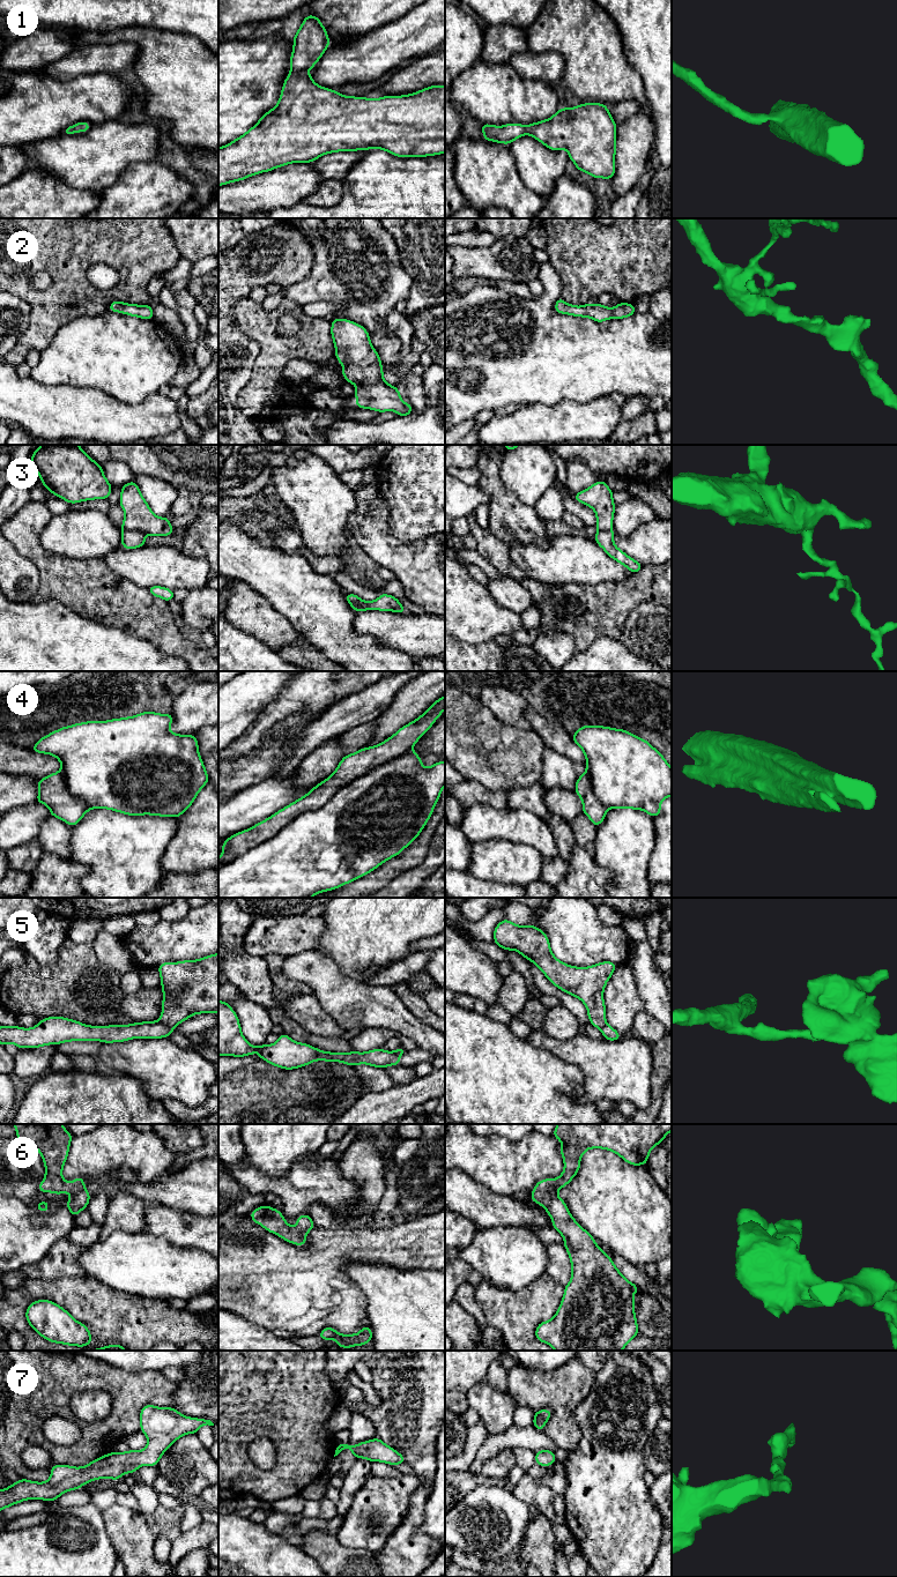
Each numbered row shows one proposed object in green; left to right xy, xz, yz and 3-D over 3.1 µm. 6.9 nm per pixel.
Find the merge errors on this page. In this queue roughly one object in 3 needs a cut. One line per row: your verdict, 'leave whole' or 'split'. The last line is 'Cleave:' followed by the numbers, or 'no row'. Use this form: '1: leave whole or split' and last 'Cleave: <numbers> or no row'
1: leave whole
2: leave whole
3: split
4: split
5: split
6: leave whole
7: leave whole
Cleave: 3, 4, 5

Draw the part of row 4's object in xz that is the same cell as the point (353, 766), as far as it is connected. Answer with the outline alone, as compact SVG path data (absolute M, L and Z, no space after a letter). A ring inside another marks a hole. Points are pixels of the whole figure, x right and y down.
M445 695L436 700L421 716L400 728L393 736L380 744L363 747L355 753L344 756L333 774L313 787L305 796L253 827L228 838L222 845L223 854L218 858L218 868L274 838L299 814L320 809L333 795L351 781L412 750L444 709Z

